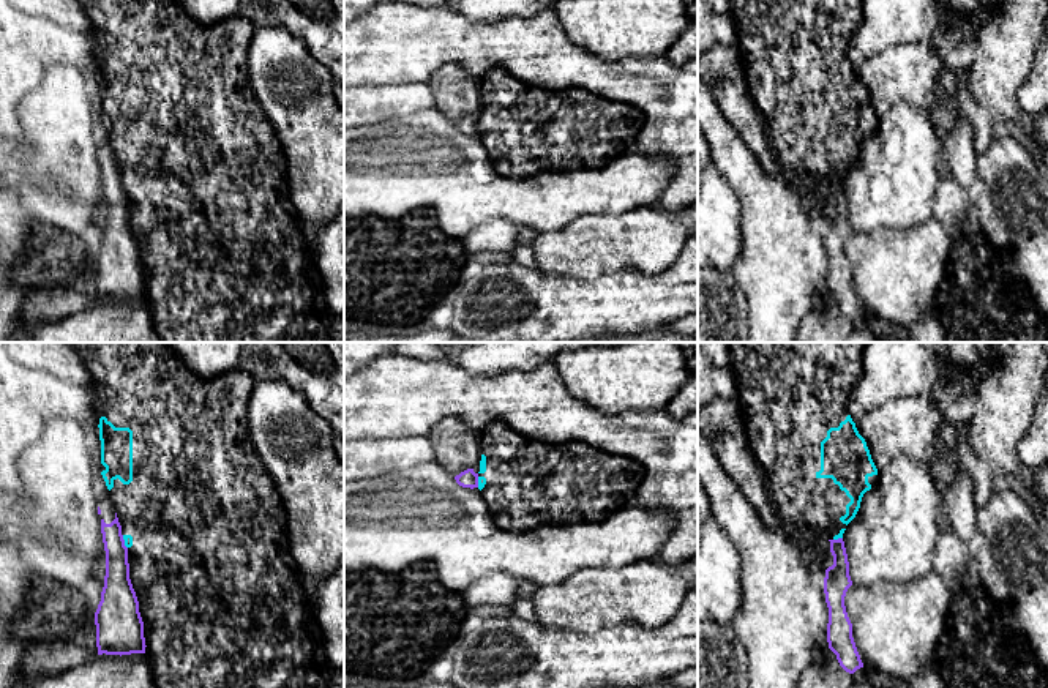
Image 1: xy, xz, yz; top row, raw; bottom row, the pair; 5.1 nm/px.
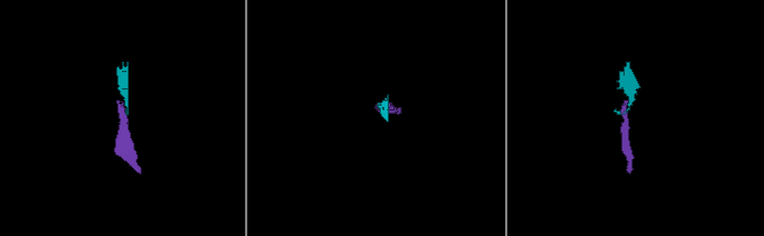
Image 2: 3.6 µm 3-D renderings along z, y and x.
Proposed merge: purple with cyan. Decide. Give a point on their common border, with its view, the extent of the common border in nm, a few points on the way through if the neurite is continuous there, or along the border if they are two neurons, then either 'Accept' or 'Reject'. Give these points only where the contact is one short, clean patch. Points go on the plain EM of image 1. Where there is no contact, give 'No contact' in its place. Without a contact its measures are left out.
Touches purple at xy (123, 188). Shared border 80 nm. Boundary: xy (122, 182), (127, 194). Reject

